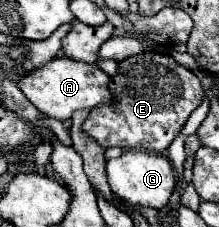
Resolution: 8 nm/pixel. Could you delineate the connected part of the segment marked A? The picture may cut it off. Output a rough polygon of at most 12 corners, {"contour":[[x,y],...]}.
{"contour":[[53,58],[17,86],[43,114],[111,102],[97,64]]}

